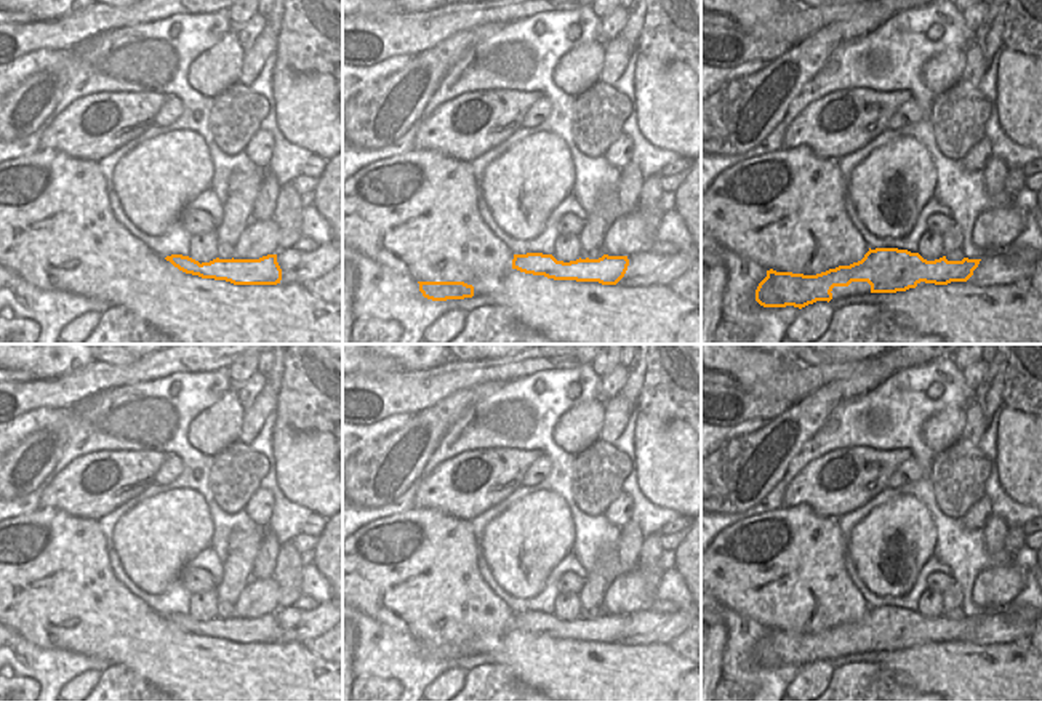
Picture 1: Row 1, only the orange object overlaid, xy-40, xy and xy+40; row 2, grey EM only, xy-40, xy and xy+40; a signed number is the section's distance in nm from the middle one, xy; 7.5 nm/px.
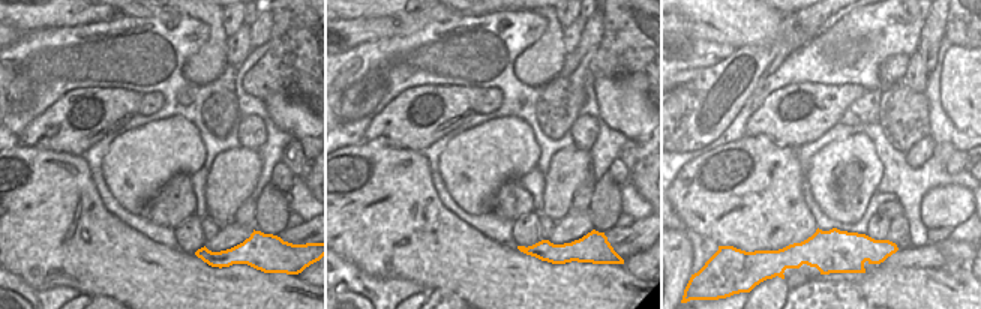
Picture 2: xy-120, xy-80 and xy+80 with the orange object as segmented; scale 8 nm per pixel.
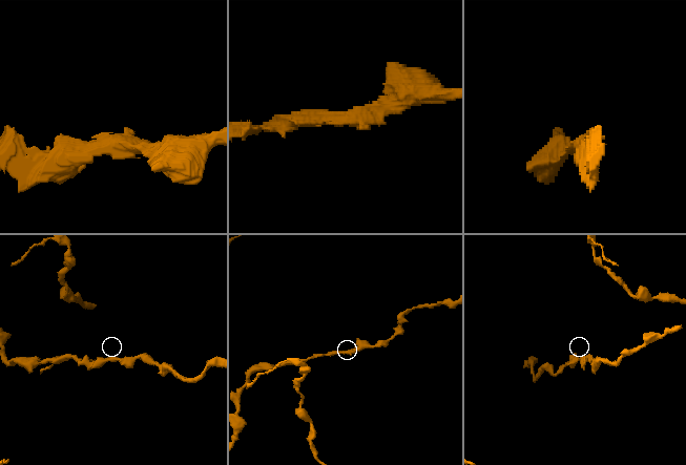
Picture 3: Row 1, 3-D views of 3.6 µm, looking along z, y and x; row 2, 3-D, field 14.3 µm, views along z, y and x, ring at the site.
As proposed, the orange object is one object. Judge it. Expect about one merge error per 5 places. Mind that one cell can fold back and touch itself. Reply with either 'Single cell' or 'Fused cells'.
Single cell

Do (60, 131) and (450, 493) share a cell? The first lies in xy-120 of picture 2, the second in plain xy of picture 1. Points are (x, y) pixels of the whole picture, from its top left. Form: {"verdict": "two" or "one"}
{"verdict": "one"}

